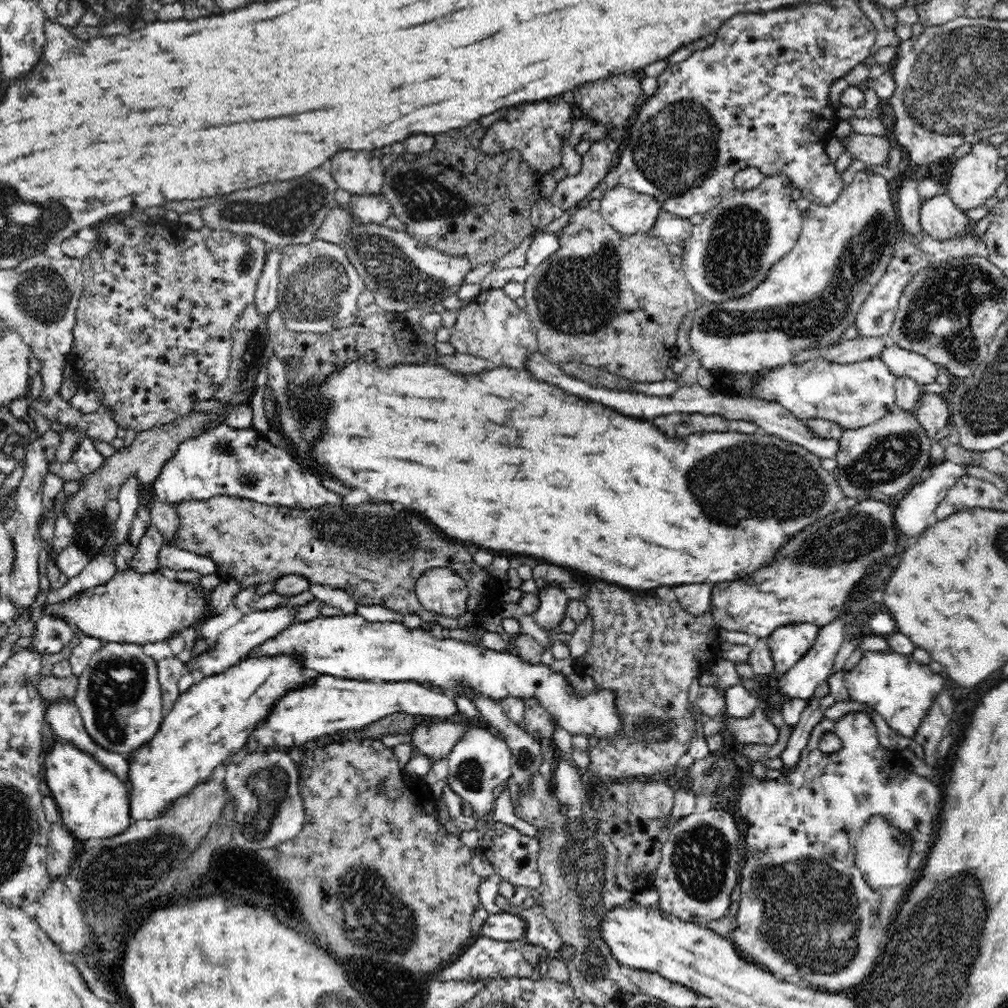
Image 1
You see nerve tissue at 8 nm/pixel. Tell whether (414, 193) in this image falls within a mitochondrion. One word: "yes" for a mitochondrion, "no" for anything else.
yes

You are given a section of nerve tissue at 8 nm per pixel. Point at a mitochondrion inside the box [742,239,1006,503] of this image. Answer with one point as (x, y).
(888, 457)

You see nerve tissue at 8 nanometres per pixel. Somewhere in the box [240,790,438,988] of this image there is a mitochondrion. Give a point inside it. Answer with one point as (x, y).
(371, 914)

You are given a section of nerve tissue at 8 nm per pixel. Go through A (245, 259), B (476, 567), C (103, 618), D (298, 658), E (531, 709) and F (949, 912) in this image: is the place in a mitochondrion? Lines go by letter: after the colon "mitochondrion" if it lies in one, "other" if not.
A: mitochondrion
B: other
C: other
D: other
E: other
F: mitochondrion

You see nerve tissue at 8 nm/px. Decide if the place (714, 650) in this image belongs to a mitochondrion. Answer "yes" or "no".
no

